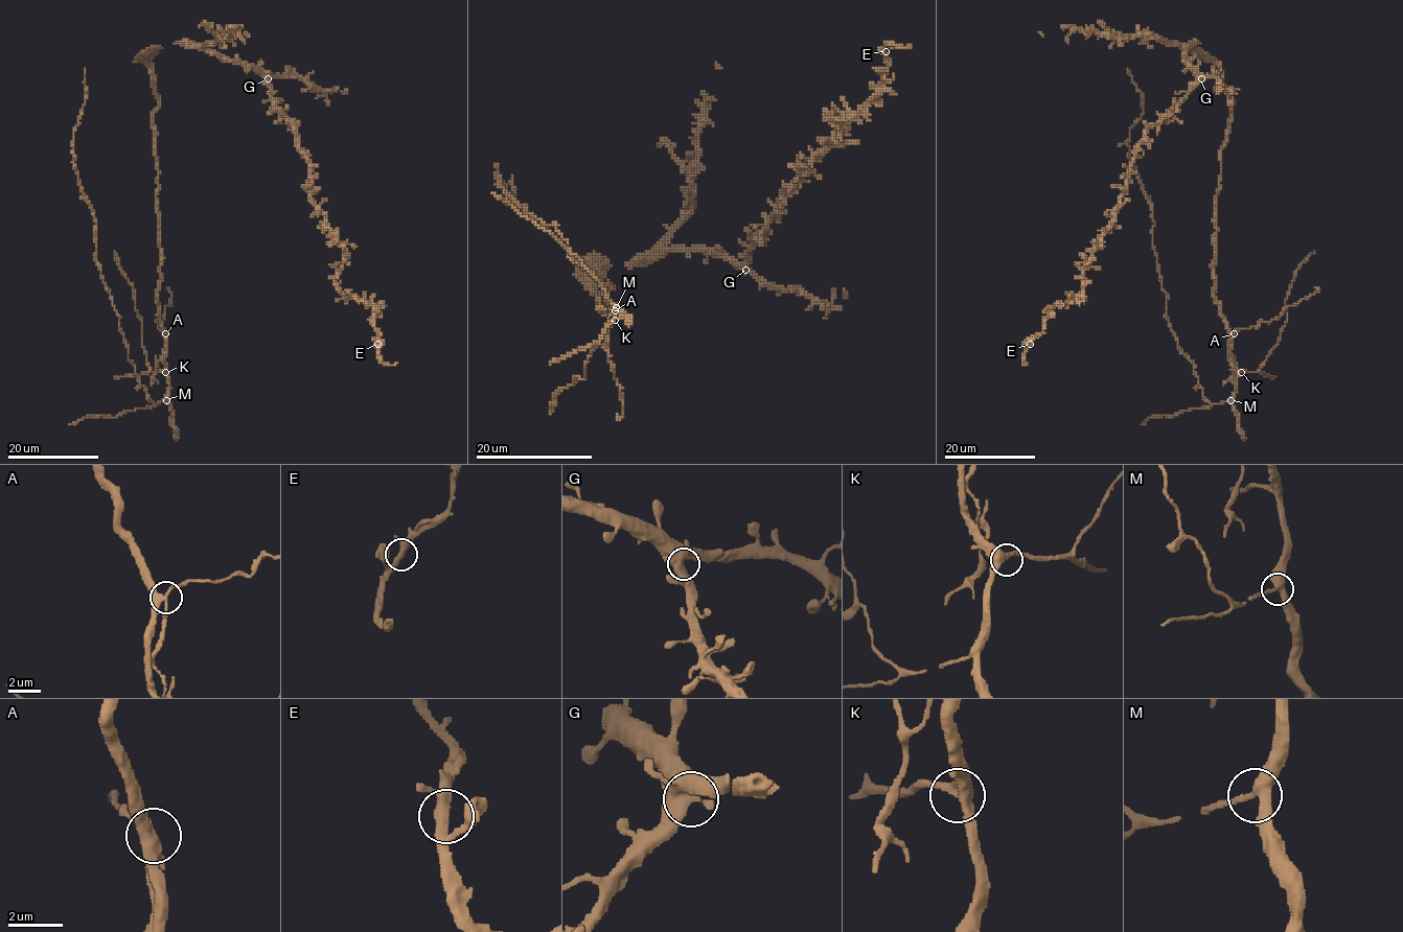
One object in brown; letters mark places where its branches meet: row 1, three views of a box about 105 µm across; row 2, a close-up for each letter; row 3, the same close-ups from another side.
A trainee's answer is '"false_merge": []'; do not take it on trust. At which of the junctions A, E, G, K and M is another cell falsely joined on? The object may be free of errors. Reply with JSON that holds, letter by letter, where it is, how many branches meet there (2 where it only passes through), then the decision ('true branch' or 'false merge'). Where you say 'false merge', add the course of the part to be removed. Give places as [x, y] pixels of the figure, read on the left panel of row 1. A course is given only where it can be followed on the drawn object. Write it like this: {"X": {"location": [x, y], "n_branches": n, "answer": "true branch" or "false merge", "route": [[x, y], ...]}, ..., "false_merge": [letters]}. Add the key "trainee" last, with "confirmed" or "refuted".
{"A": {"location": [165, 333], "n_branches": 4, "answer": "false merge", "route": [[165, 333], [158, 327], [158, 321], [169, 304], [170, 293], [166, 288]]}, "E": {"location": [377, 344], "n_branches": 3, "answer": "true branch"}, "G": {"location": [268, 78], "n_branches": 4, "answer": "true branch"}, "K": {"location": [165, 372], "n_branches": 3, "answer": "true branch"}, "M": {"location": [166, 400], "n_branches": 3, "answer": "true branch"}, "false_merge": ["A"], "trainee": "refuted"}

